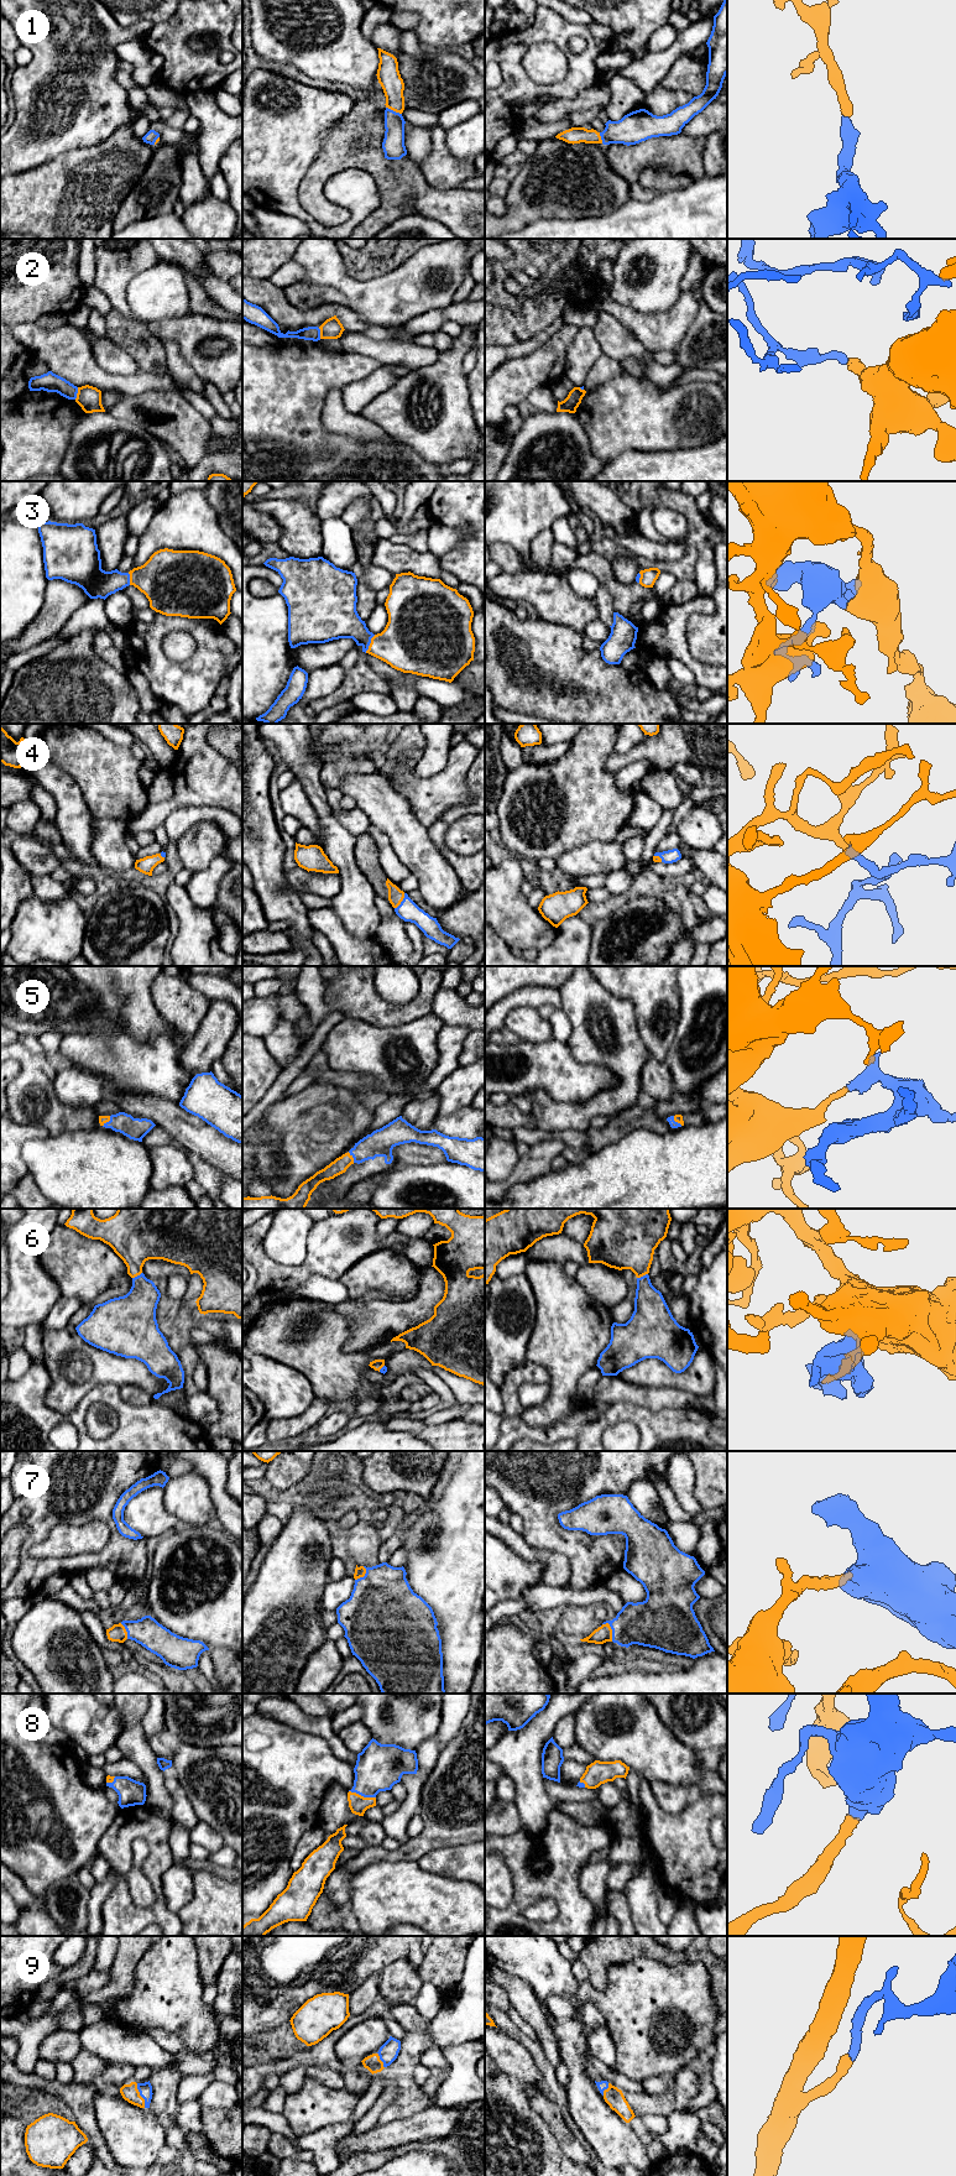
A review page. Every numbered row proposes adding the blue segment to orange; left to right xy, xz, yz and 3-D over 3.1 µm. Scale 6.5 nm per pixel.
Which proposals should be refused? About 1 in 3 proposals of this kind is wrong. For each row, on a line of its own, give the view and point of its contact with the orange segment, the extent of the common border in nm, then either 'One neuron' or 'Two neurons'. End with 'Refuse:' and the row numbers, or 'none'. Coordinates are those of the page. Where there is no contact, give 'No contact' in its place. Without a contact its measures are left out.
1: Touches orange at xz (393, 110). Shared border 120 nm. One neuron
2: Touches orange at xy (77, 394). Shared border 80 nm. Two neurons
3: Touches orange at xz (370, 643). Shared border 140 nm. One neuron
4: Touches orange at xz (401, 901). Shared border 120 nm. One neuron
5: Touches orange at xz (351, 1157). Shared border 80 nm. One neuron
6: Touches orange at yz (642, 1276). Shared border 80 nm. One neuron
7: Touches orange at yz (611, 1629). Shared border 140 nm. One neuron
8: Touches orange at xz (362, 1796). Shared border 180 nm. One neuron
9: Touches orange at xy (140, 2096). Shared border 170 nm. One neuron
Refuse: 2

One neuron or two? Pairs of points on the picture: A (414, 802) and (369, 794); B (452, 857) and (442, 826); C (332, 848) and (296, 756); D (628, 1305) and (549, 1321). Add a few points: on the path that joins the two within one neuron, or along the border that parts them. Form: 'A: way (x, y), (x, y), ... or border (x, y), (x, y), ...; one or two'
A: way (403, 796), (380, 796); one
B: way (444, 850), (440, 845), (440, 834); one
C: way (329, 825), (311, 778); one
D: border (609, 1310), (614, 1321); two

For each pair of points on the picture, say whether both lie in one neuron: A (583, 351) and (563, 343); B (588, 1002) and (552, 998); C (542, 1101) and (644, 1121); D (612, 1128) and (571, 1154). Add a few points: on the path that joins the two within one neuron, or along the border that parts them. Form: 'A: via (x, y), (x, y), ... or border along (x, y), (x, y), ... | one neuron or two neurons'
A: border along (578, 328), (567, 350), (565, 371), (563, 374) | two neurons
B: border along (558, 990), (562, 1007) | two neurons
C: border along (636, 1102), (610, 1117) | two neurons
D: via (602, 1137), (581, 1144) | one neuron

